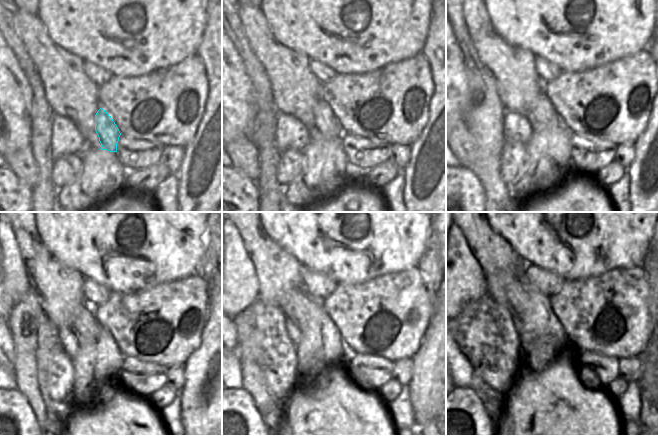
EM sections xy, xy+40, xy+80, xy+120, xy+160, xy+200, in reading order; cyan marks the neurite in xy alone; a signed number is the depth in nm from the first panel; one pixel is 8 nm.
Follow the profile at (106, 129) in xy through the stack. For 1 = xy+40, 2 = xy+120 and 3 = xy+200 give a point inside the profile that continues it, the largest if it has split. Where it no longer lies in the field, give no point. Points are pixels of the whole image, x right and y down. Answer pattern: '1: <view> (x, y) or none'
1: xy+40 (325, 121)
2: xy+120 (86, 328)
3: xy+200 (508, 290)

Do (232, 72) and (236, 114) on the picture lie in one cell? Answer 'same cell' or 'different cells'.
same cell

